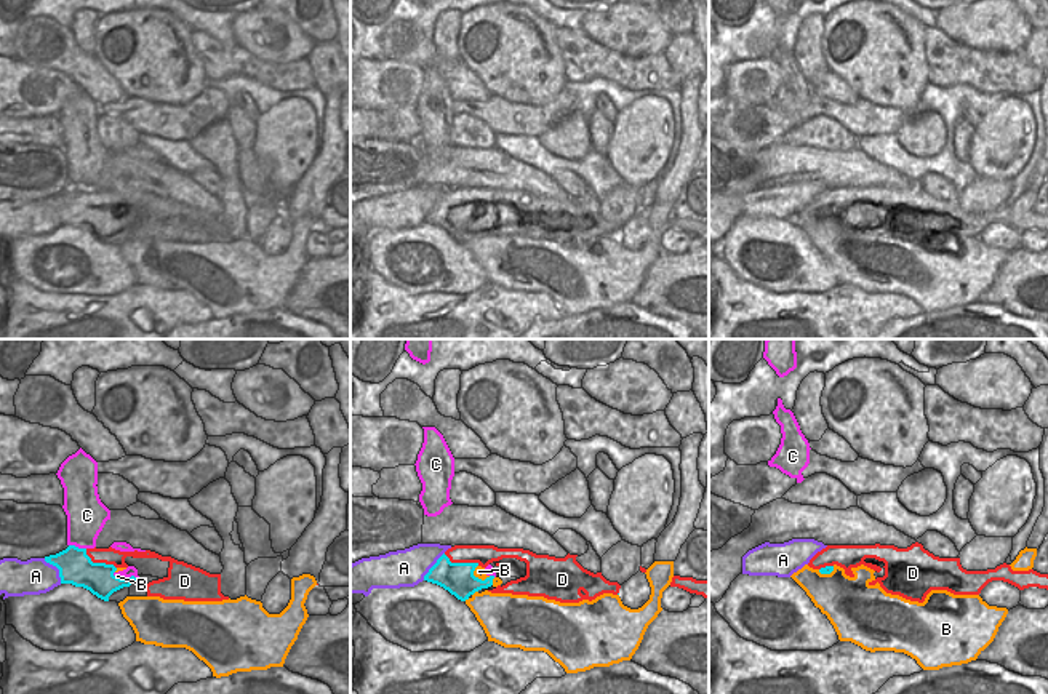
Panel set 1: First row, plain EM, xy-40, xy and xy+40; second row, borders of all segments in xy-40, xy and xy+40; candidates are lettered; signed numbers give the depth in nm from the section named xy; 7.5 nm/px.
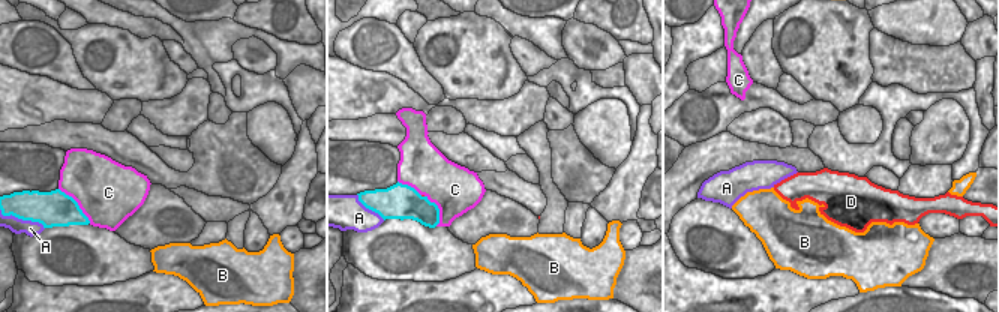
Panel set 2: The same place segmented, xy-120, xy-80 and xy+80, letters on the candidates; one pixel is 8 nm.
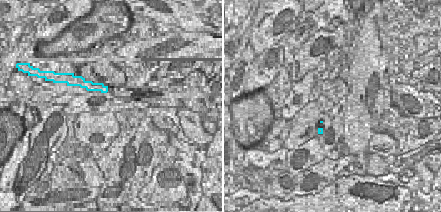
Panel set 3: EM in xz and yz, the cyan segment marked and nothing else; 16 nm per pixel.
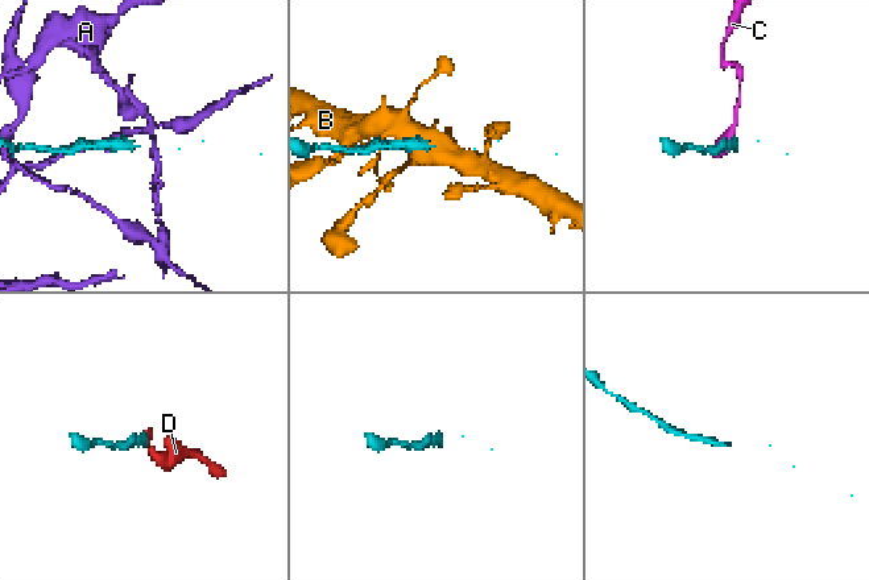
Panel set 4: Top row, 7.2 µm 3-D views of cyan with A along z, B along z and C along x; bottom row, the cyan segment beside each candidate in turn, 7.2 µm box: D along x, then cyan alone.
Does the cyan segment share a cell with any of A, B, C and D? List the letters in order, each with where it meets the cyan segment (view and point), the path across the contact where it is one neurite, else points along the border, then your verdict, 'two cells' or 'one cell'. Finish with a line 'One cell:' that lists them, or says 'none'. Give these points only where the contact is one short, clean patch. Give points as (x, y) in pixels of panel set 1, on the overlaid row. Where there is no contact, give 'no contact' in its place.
A: xy-40 (58, 568) | two cells
B: xy (480, 579) | along xy (472, 571), (482, 579), (490, 576) | two cells
C: xy-40 (77, 547) | two cells
D: xy (461, 563) | one cell
One cell: D

